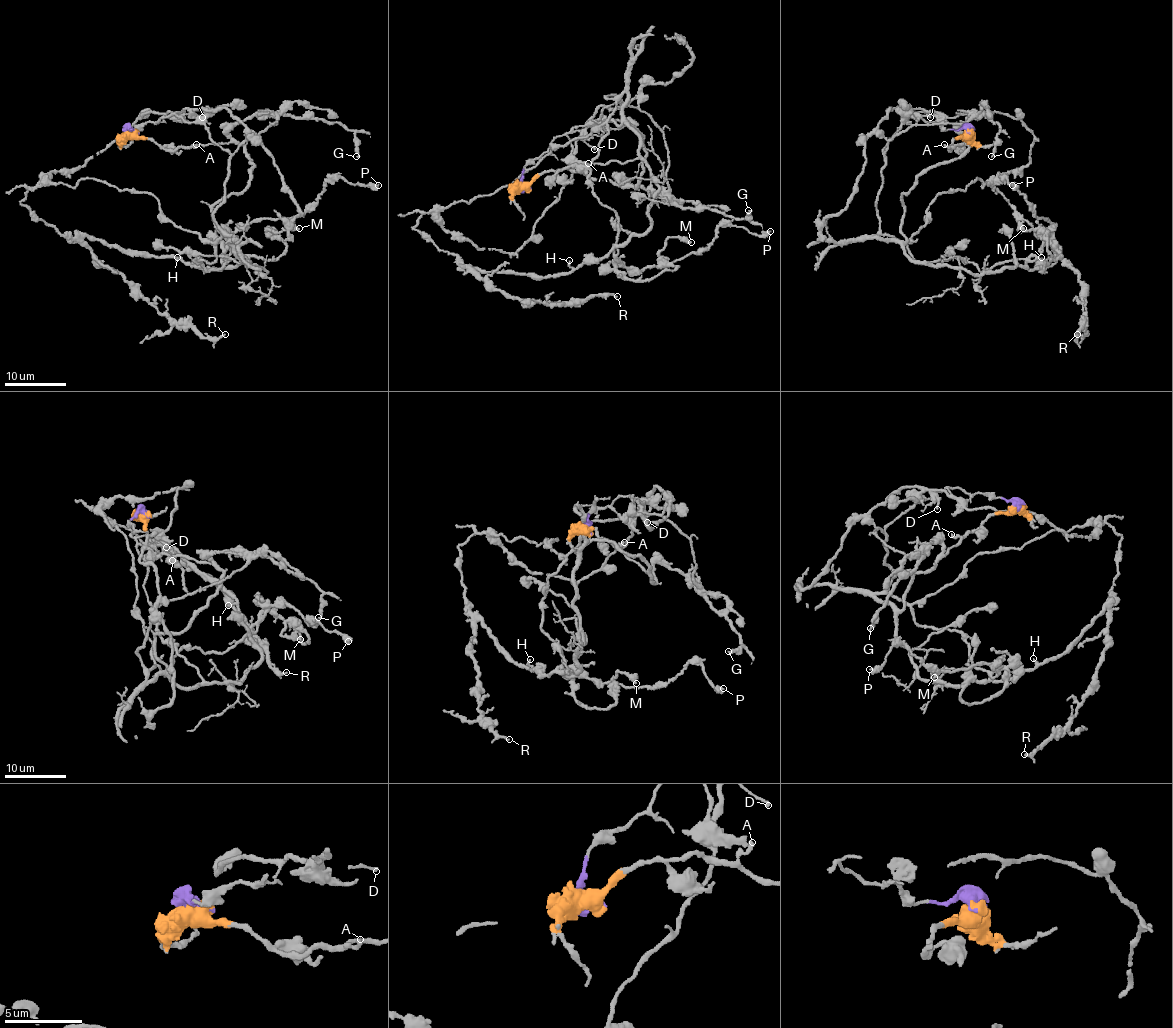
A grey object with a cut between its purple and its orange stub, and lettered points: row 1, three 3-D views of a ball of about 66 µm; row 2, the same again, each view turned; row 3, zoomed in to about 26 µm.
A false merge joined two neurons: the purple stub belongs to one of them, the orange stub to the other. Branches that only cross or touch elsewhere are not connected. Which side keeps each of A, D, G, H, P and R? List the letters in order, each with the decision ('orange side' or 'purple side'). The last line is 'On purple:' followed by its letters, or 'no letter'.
A: orange side
D: purple side
G: orange side
H: orange side
P: purple side
R: orange side
On purple: D, P

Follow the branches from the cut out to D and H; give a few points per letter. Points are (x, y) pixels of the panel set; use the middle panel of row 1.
D: (523, 189), (523, 169), (540, 157), (557, 137), (578, 131), (595, 149)
H: (523, 189), (566, 168), (635, 187), (644, 138), (604, 123), (639, 138), (658, 187), (650, 226), (569, 261)

